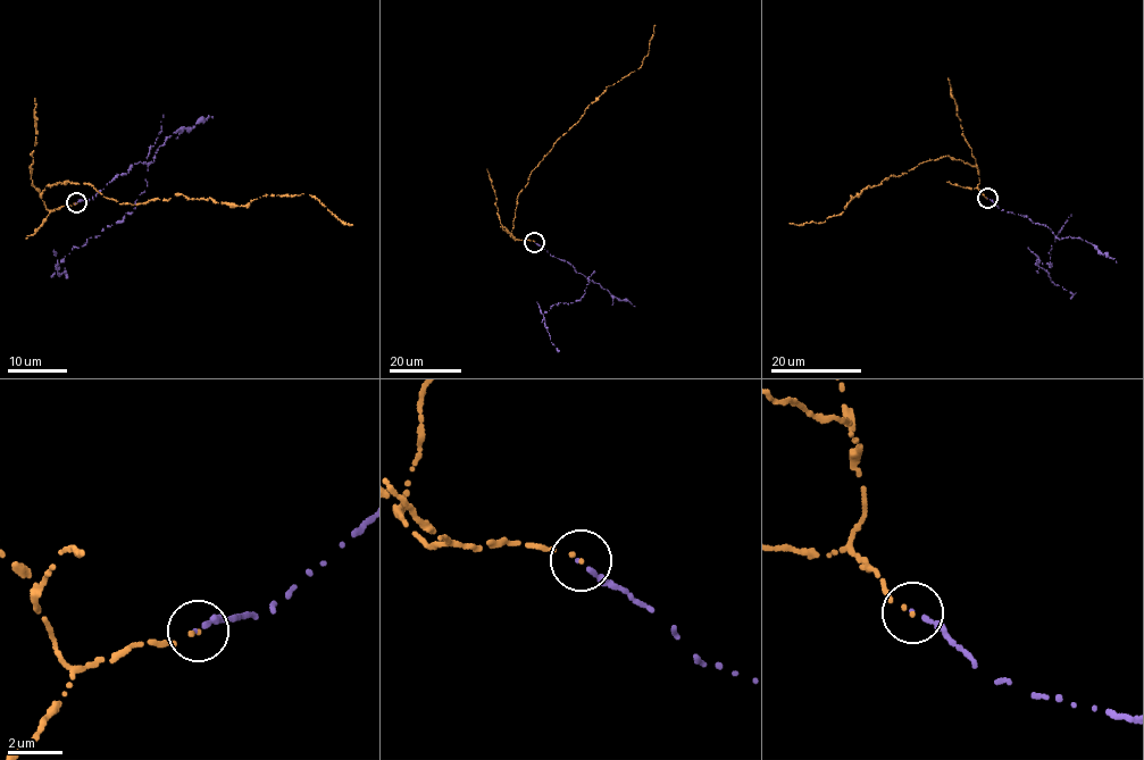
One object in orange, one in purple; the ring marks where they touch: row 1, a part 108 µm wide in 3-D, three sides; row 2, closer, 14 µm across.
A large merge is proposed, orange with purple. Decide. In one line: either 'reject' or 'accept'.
reject

